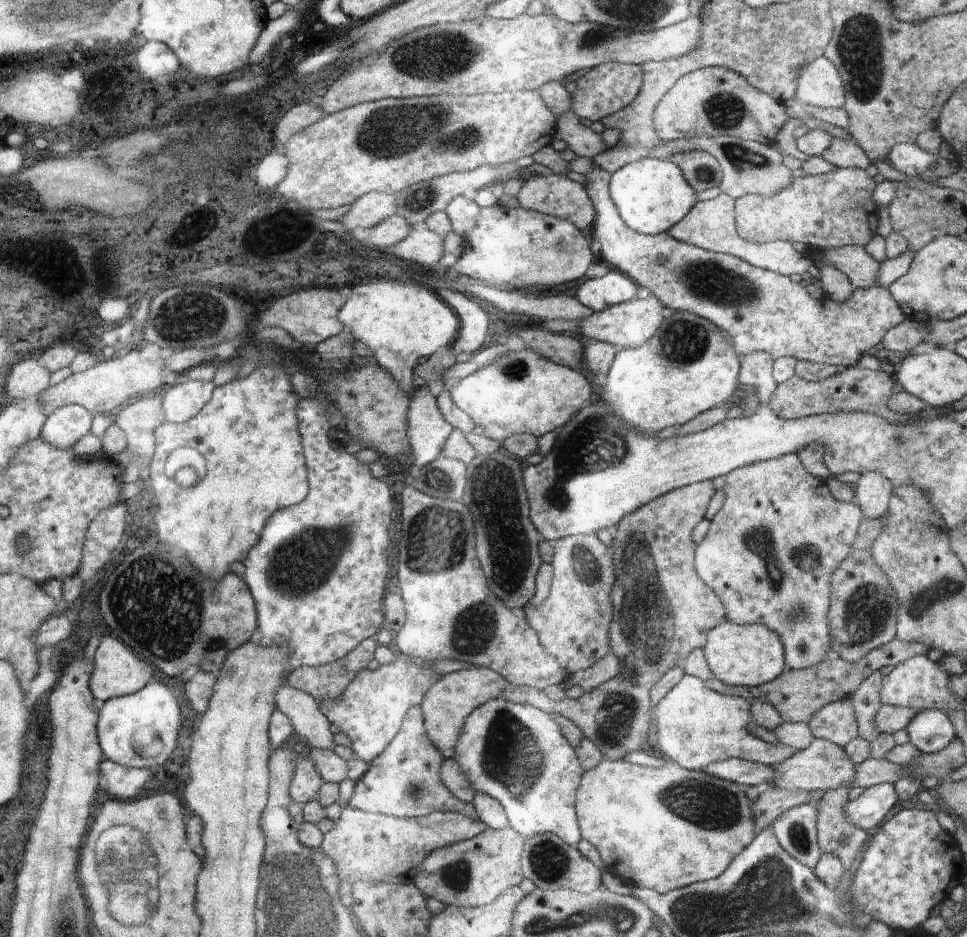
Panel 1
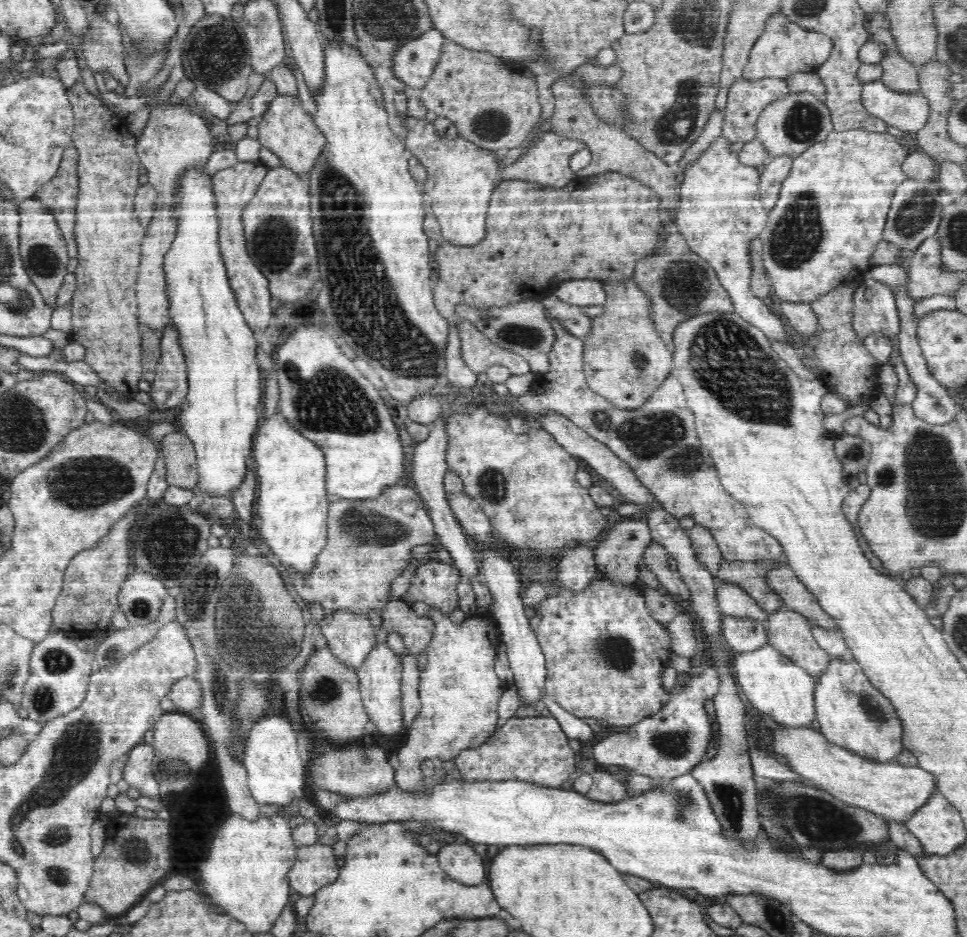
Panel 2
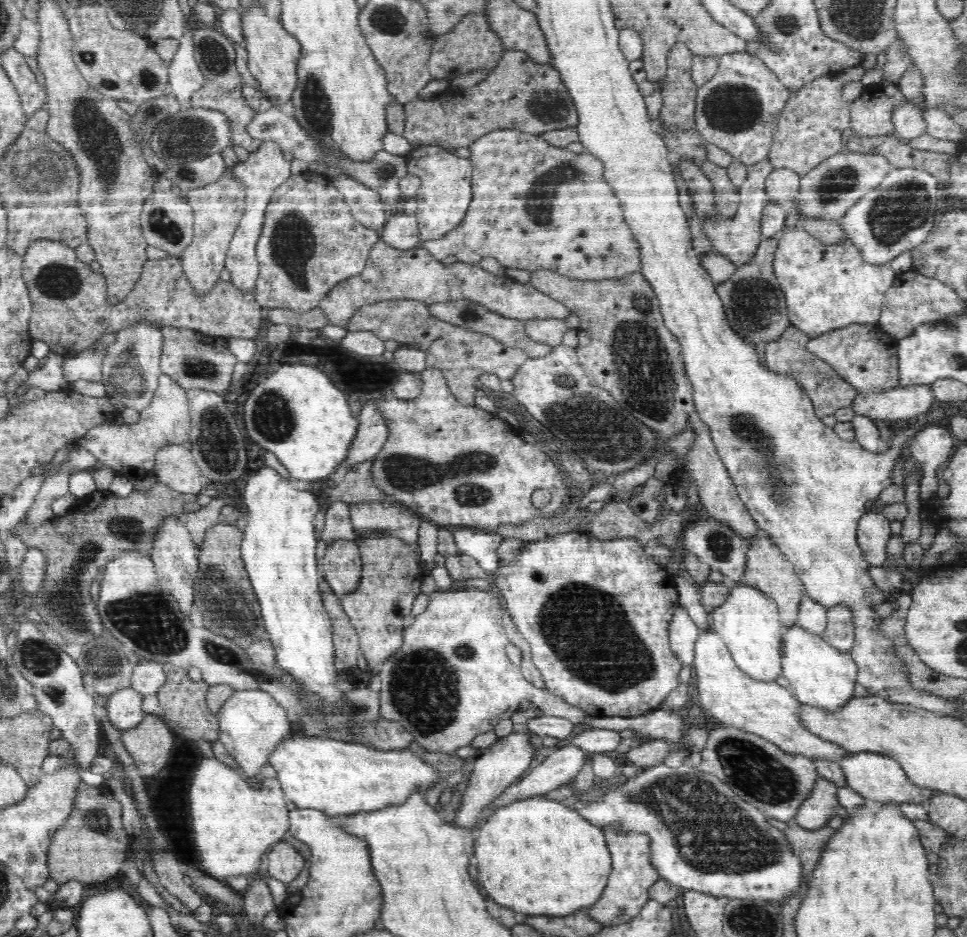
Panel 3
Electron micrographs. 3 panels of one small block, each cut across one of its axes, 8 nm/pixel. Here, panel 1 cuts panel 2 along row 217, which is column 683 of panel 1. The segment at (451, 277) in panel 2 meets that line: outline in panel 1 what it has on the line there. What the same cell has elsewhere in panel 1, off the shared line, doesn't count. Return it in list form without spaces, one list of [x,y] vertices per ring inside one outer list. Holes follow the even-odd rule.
[[[712,481],[672,490],[671,493],[656,498],[636,513],[625,517],[613,530],[612,550],[618,578],[612,590],[614,613],[612,626],[609,627],[609,649],[620,662],[620,671],[616,677],[599,687],[585,691],[584,695],[577,699],[566,697],[557,701],[551,700],[543,689],[530,686],[507,689],[503,699],[513,704],[534,706],[546,714],[568,718],[581,729],[587,740],[593,742],[604,758],[623,760],[633,751],[647,749],[652,710],[652,702],[649,701],[648,695],[650,688],[656,686],[668,670],[683,666],[686,656],[690,656],[697,649],[703,650],[707,645],[707,635],[727,619],[726,606],[718,594],[700,580],[698,570],[694,570],[694,552],[697,552],[697,549],[690,538],[692,528],[704,518],[712,494]]]

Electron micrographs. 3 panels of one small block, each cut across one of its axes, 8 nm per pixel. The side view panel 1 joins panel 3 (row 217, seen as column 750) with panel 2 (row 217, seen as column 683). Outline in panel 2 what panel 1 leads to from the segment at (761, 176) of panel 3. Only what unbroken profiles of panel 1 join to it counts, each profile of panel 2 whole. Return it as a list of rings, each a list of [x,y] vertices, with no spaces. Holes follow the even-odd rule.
[[[723,136],[715,138],[698,160],[684,170],[679,196],[682,206],[674,223],[688,246],[710,263],[721,286],[732,299],[734,312],[740,318],[759,328],[771,341],[781,340],[794,348],[814,350],[817,348],[817,338],[821,337],[819,332],[809,337],[806,334],[800,336],[796,331],[790,332],[788,326],[784,326],[784,322],[770,310],[769,301],[752,294],[749,242],[750,238],[762,232],[768,214],[757,200],[760,168],[746,167],[730,147],[731,143]]]

